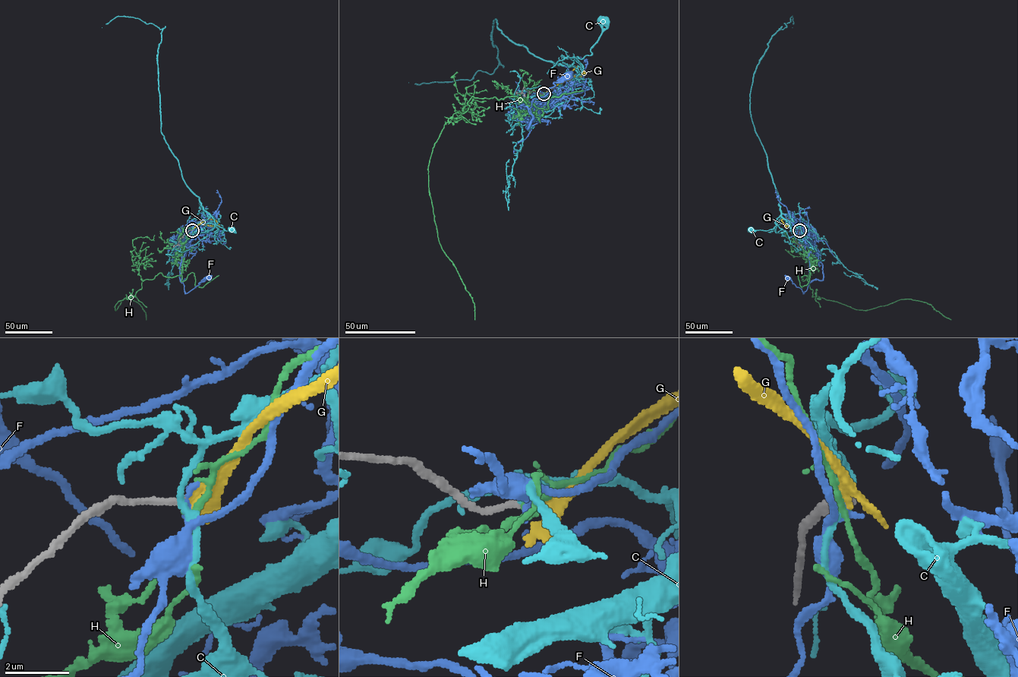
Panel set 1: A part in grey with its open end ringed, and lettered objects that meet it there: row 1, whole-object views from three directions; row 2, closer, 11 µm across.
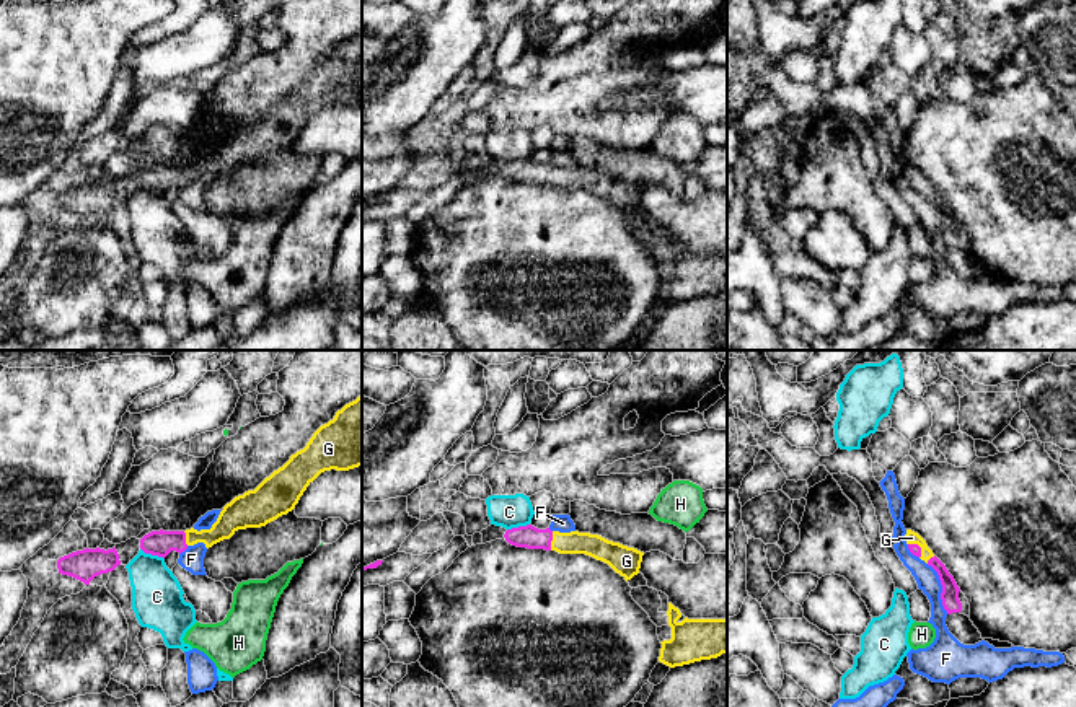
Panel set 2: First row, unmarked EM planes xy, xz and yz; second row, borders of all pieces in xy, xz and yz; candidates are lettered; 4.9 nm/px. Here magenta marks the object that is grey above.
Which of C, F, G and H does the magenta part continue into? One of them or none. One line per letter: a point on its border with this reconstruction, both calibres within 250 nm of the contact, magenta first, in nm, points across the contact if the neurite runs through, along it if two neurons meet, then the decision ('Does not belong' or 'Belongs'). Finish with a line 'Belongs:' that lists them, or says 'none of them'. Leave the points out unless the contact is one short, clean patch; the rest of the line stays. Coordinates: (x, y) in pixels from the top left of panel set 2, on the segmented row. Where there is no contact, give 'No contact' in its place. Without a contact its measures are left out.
C: Touches magenta at xy (152, 554). Thickness 130 nm (magenta) against 260 nm. Boundary: xy (141, 548), (163, 559). Does not belong
F: Touches magenta at yz (943, 588). Thickness 90 nm (magenta) against 110 nm. Boundary: yz (926, 564), (938, 575), (941, 605), (948, 613). Does not belong
G: Touches magenta at xz (551, 540). Thickness 120 nm (magenta) against 120 nm. Path across: xz (529, 536), (551, 540), (595, 546). Belongs
H: No contact. Does not belong
Belongs: G

